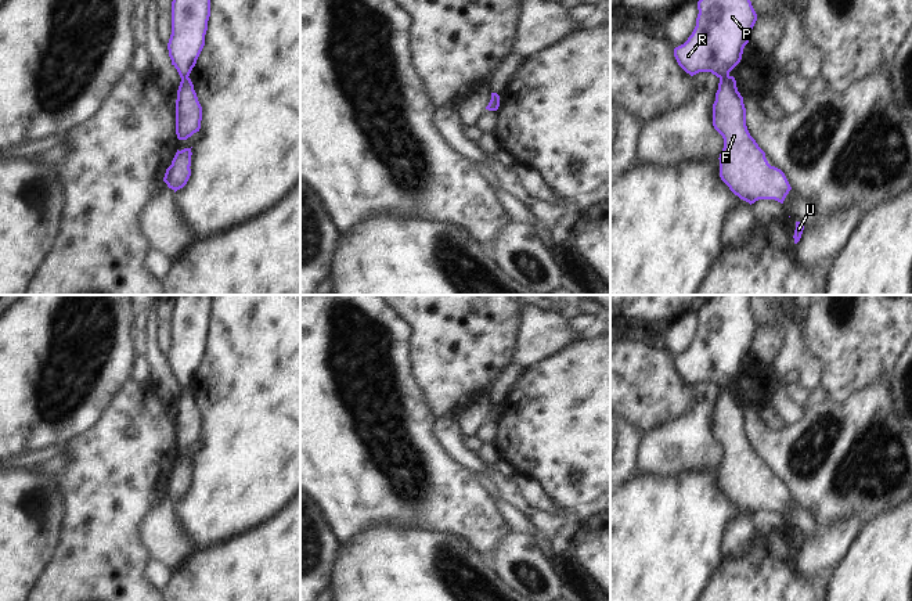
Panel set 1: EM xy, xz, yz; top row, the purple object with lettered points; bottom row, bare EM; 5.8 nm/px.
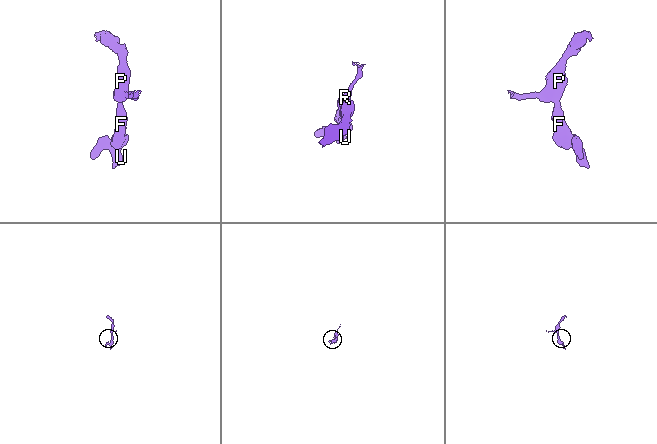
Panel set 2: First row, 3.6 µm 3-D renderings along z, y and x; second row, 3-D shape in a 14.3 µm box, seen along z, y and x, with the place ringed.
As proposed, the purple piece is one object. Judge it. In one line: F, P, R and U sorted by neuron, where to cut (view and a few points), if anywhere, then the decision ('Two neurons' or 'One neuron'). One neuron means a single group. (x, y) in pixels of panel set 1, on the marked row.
Groups: F U / P R. Split along yz (728, 74), (720, 79). Two neurons

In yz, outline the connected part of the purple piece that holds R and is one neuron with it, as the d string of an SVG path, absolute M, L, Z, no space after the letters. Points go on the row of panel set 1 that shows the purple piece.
M699 0L697 10L696 26L688 40L674 48L674 57L691 76L711 72L720 79L725 78L740 62L757 14L750 0Z

